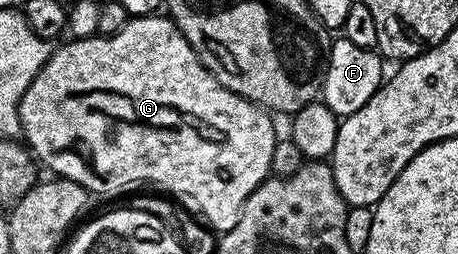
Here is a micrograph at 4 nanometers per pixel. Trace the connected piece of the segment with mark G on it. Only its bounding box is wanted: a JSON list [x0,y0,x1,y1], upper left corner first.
[17,16,279,235]

